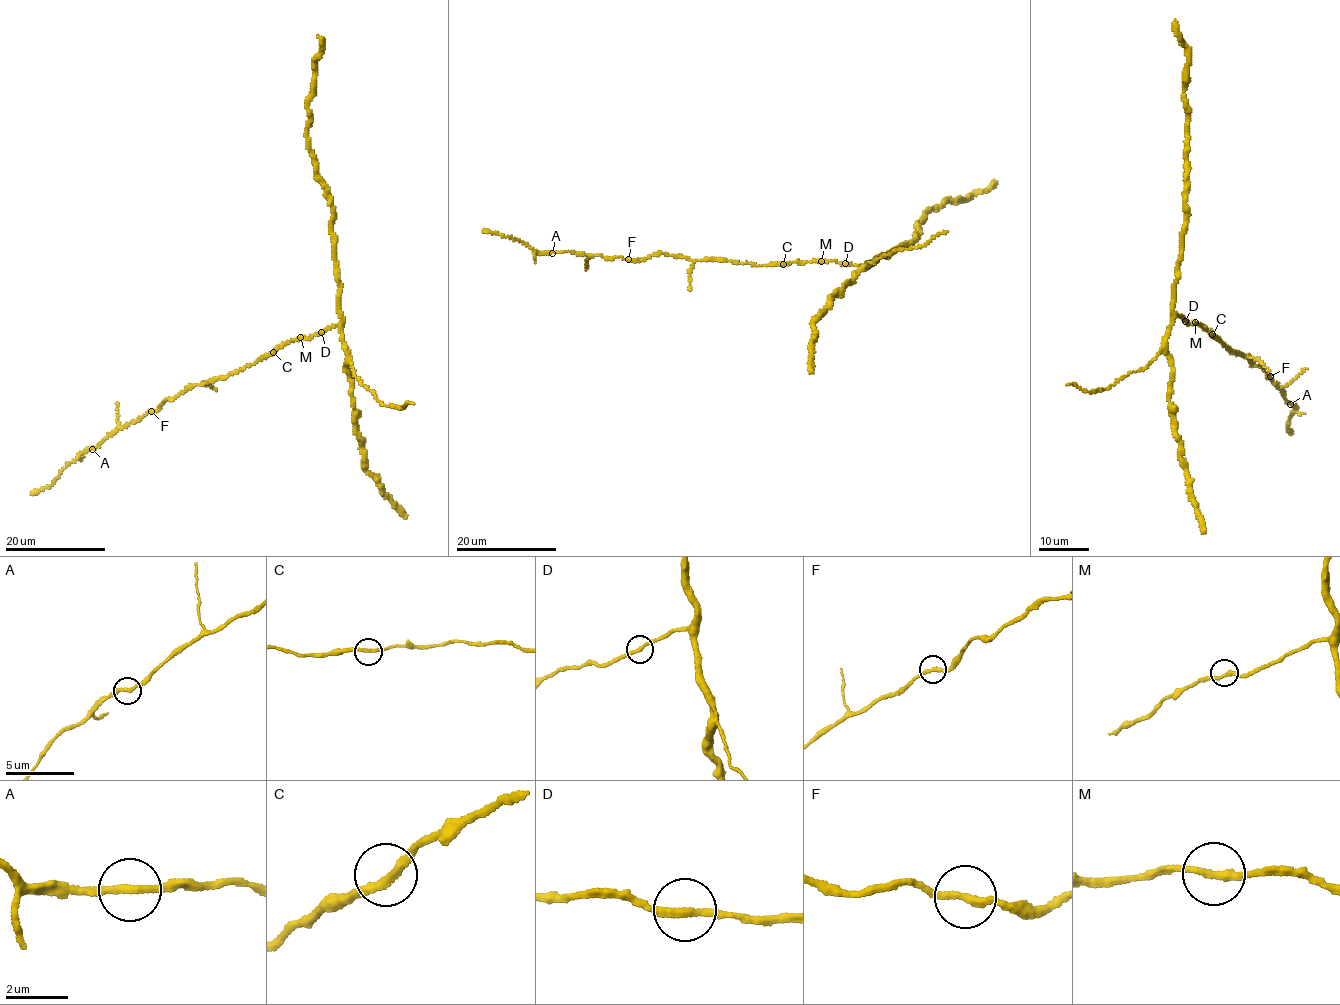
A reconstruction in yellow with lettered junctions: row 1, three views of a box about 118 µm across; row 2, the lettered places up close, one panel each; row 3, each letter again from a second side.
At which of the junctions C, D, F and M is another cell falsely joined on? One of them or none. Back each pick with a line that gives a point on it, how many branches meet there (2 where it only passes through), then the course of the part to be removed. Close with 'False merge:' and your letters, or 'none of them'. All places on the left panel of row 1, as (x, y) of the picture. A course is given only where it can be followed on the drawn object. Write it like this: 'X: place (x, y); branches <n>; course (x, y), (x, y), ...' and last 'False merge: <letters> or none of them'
False merge: none of them

